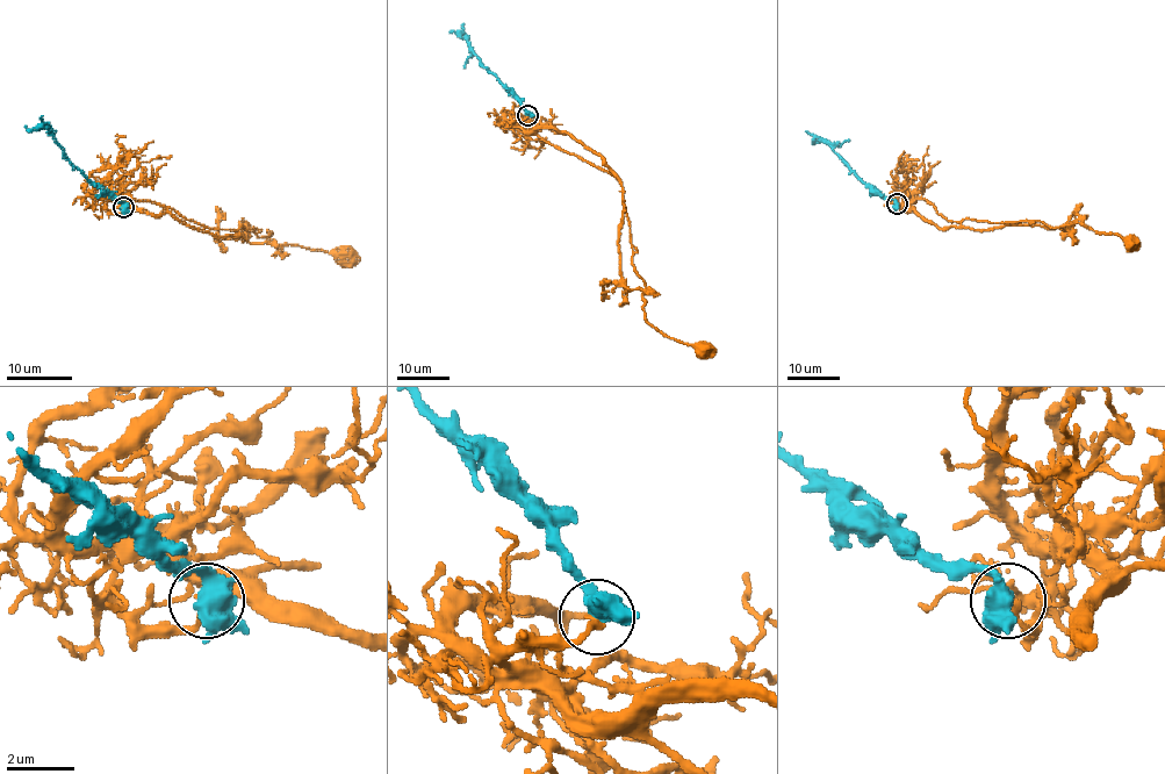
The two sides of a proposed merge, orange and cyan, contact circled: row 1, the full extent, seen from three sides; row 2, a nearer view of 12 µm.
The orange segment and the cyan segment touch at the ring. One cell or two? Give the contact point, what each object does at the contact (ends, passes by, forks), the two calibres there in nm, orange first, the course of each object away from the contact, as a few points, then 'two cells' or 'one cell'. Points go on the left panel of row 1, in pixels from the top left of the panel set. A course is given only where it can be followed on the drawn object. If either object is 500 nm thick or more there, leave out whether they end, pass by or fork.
(123, 207) | orange ends | cyan forks | 190/480 nm | orange via (123, 208), (105, 202), (151, 201), (214, 229), (268, 230), (271, 242), (344, 256) | cyan via (123, 208), (120, 201), (95, 186), (43, 123), (31, 129), (27, 126) | two cells

